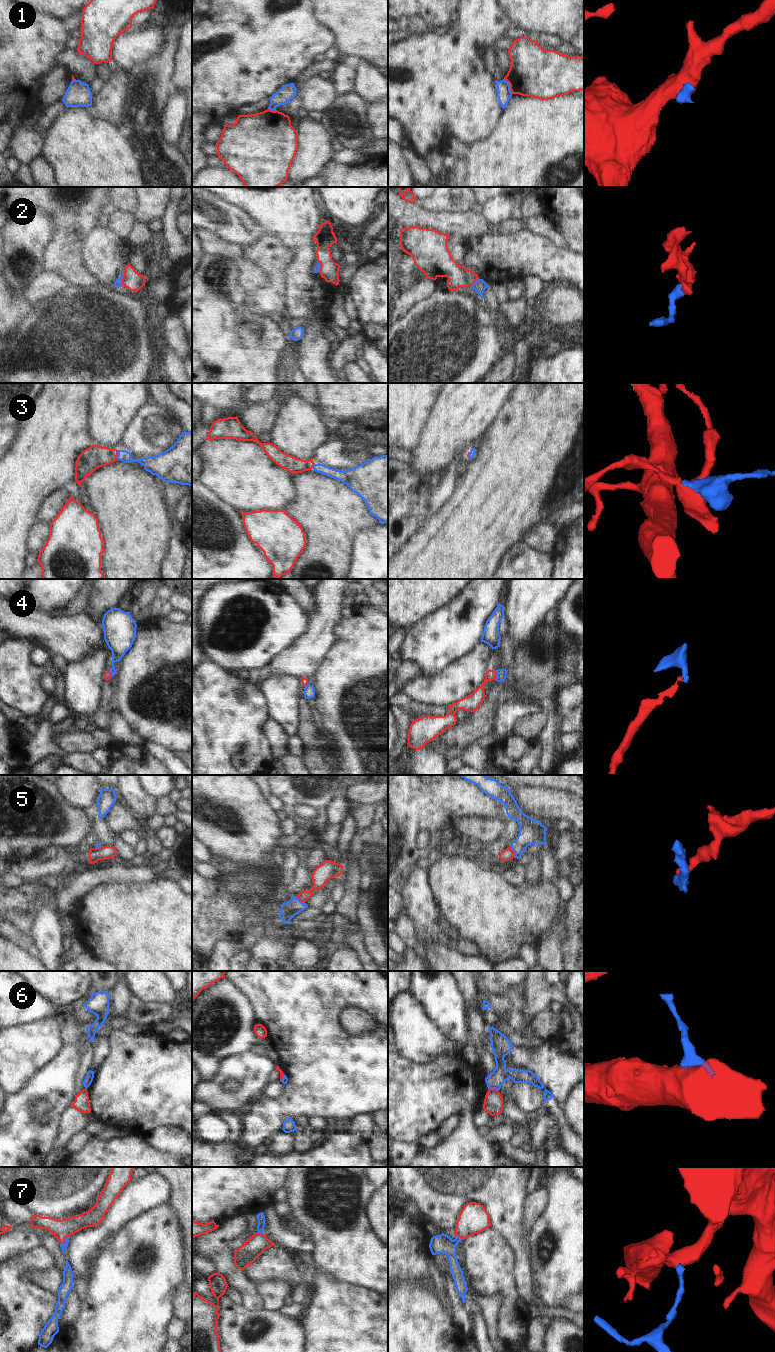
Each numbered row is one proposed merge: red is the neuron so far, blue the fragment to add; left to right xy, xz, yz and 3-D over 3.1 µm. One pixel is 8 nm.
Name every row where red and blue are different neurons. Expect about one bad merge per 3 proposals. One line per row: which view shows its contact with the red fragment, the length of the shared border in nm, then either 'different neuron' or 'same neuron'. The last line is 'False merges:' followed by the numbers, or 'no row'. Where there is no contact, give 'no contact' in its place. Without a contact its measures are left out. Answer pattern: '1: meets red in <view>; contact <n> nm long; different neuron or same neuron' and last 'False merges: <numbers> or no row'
1: meets red in yz; contact 140 nm long; different neuron
2: meets red in xy; contact 100 nm long; different neuron
3: meets red in xy; contact 70 nm long; same neuron
4: meets red in yz; contact 90 nm long; different neuron
5: meets red in yz; contact 120 nm long; different neuron
6: meets red in yz; contact 90 nm long; different neuron
7: meets red in xy; contact 100 nm long; same neuron
False merges: 1, 2, 4, 5, 6

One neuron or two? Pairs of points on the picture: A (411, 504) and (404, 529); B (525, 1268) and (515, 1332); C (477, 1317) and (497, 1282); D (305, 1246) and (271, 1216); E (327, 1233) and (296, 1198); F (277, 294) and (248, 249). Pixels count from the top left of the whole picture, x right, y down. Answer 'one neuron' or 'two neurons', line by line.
A: one neuron
B: two neurons
C: two neurons
D: one neuron
E: one neuron
F: one neuron

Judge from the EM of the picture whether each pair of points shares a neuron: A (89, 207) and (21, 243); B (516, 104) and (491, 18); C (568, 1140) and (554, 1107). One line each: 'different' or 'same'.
A: different
B: different
C: same

